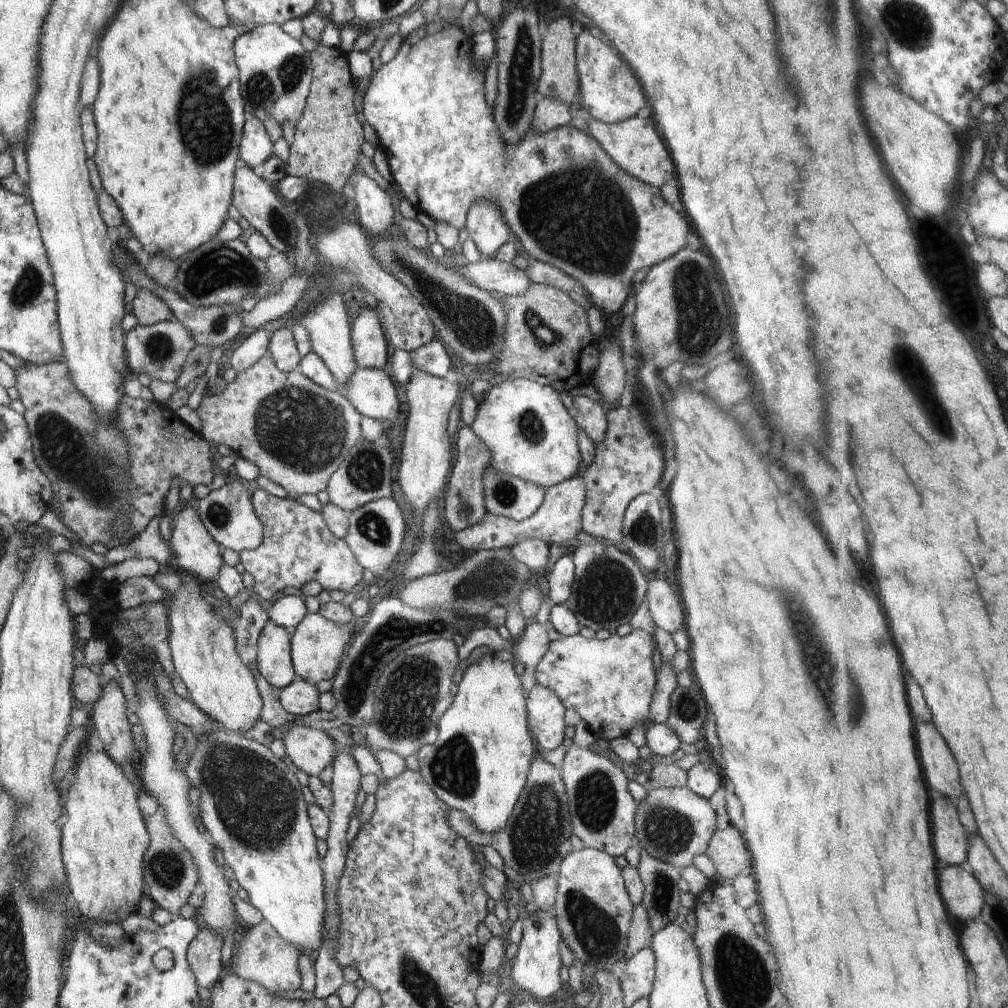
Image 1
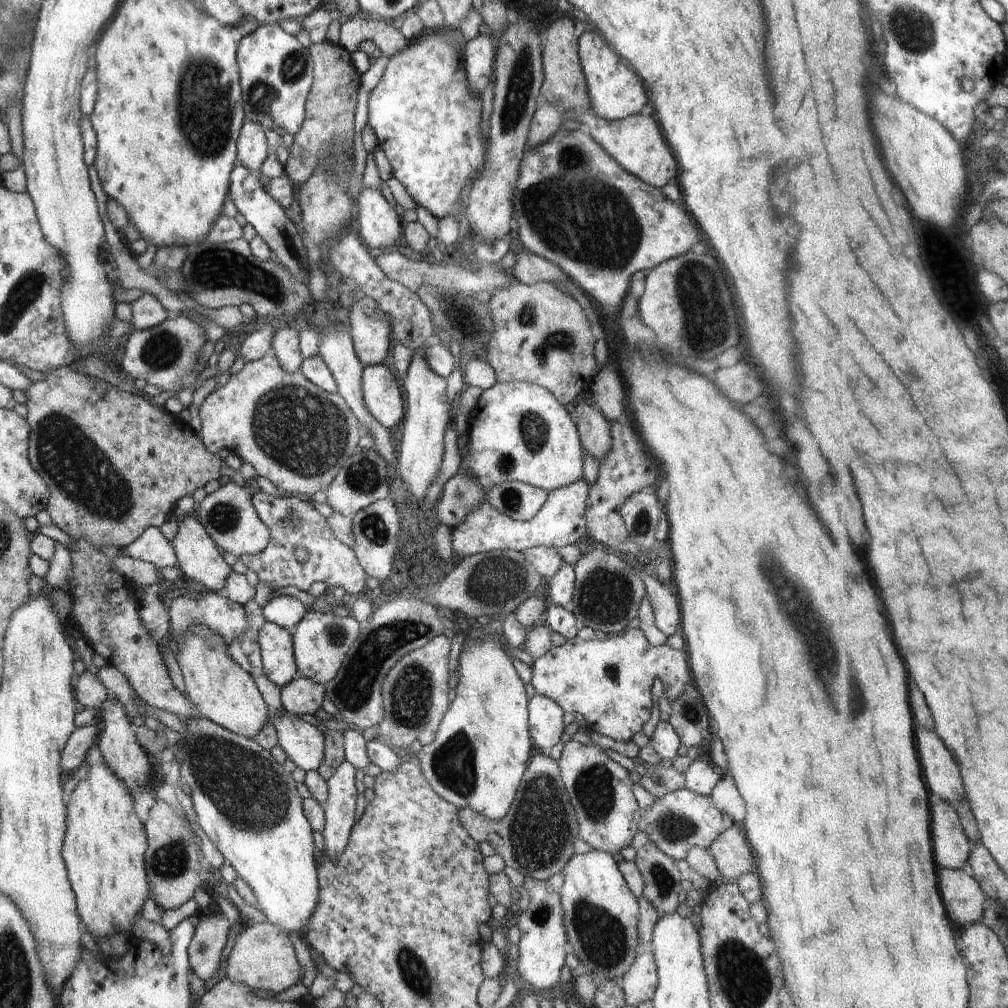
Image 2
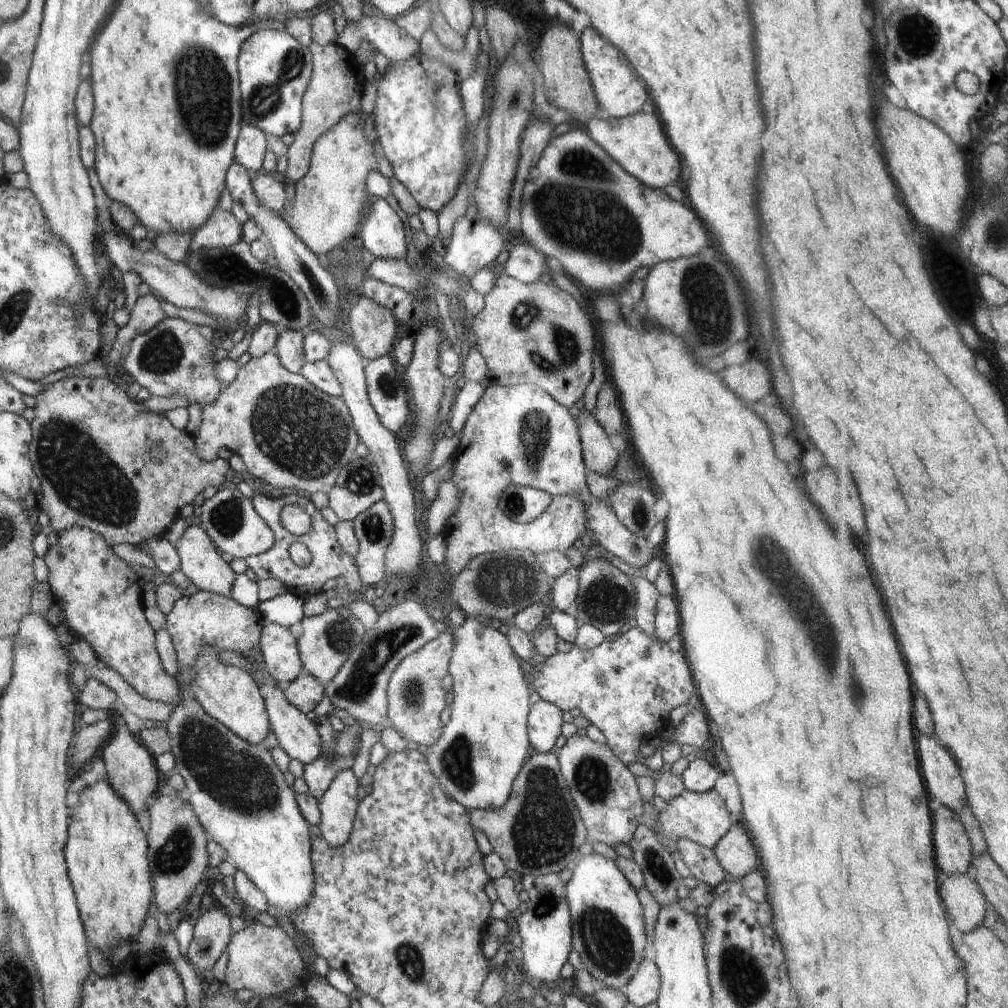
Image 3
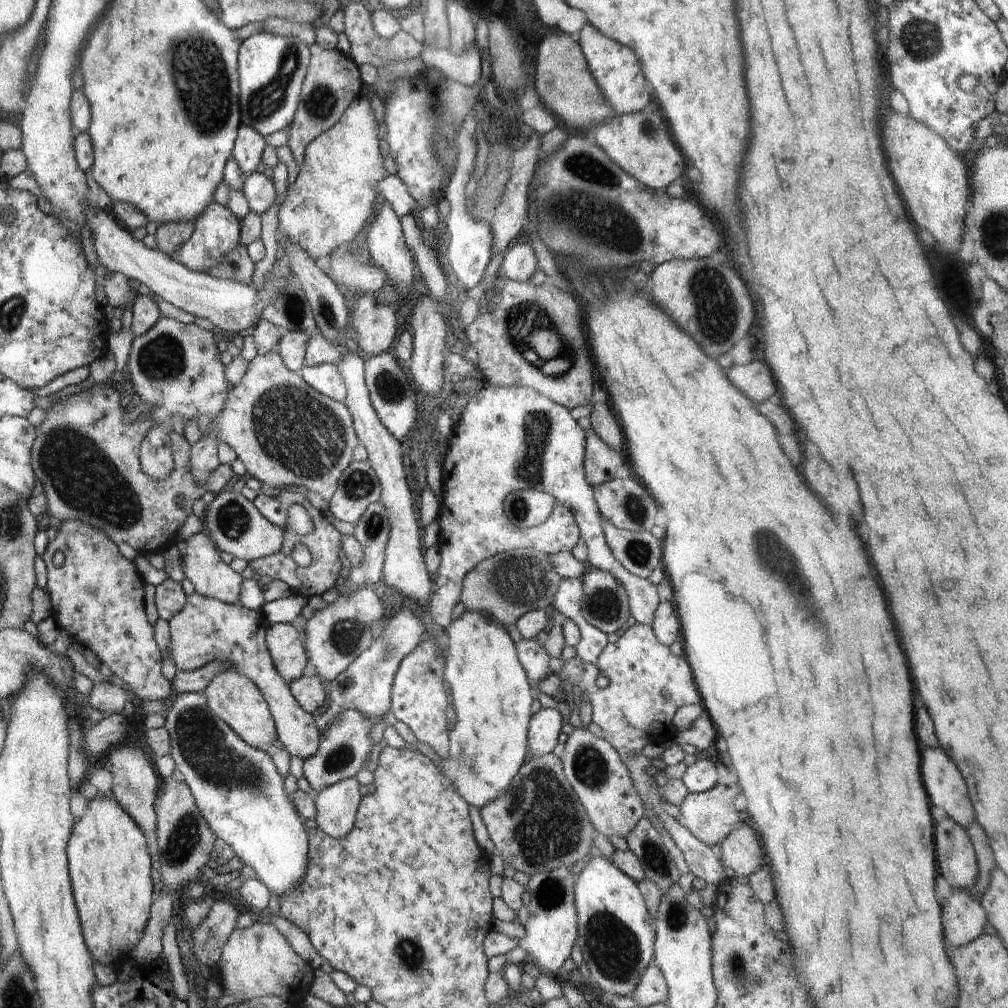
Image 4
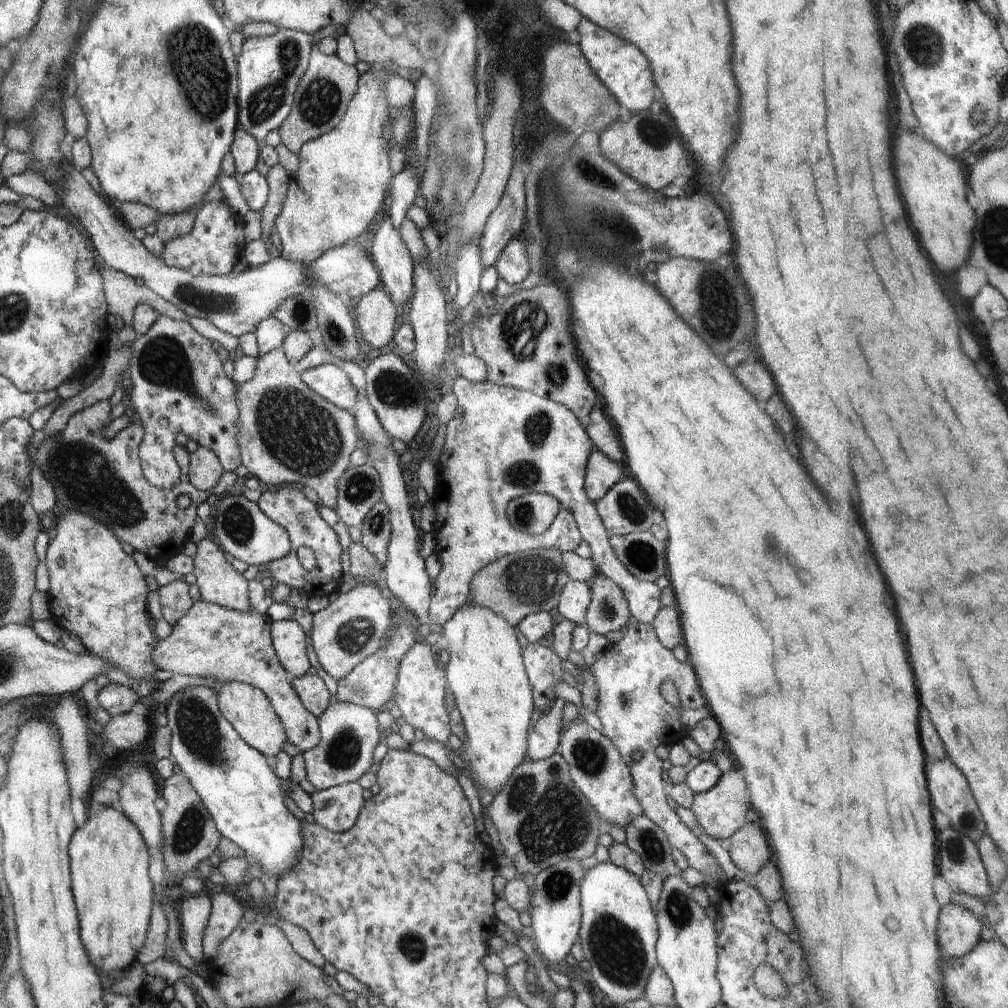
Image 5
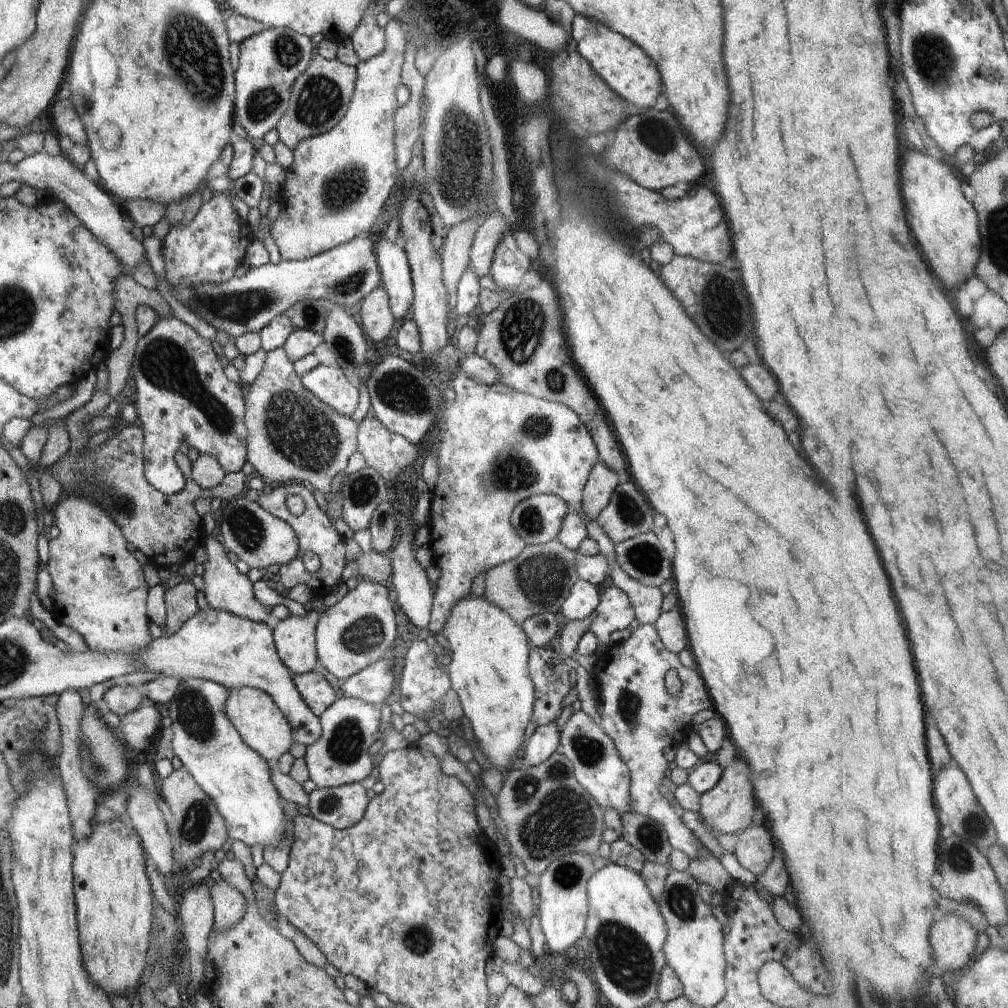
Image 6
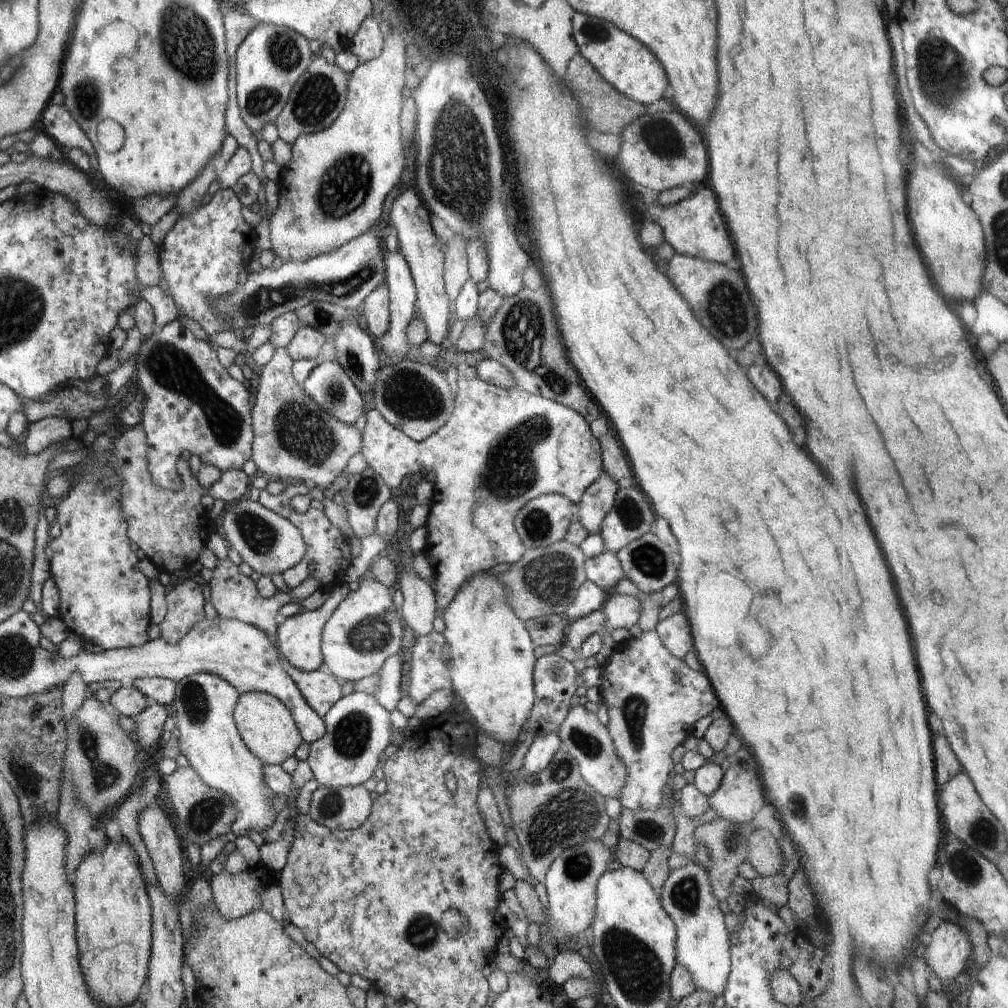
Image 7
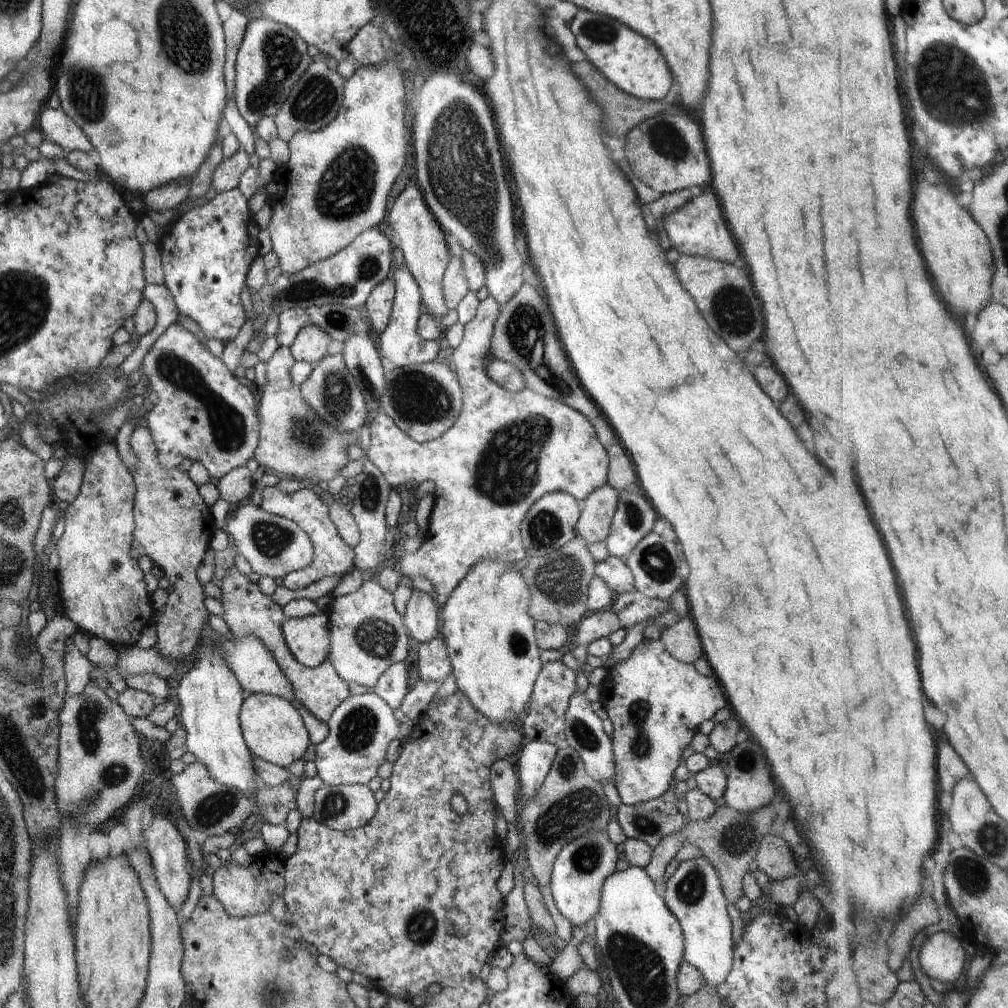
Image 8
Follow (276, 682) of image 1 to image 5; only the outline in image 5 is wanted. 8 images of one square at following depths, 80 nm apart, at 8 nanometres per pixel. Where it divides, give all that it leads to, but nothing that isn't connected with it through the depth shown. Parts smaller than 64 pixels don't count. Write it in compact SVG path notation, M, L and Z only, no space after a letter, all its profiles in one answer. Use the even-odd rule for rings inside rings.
M294 619L272 621L270 624L270 636L276 658L278 658L280 666L286 670L290 677L298 678L307 675L311 667L308 660L310 653L306 650L306 644L308 644L308 642L306 642L306 632L304 632L302 626L300 626L300 624Z

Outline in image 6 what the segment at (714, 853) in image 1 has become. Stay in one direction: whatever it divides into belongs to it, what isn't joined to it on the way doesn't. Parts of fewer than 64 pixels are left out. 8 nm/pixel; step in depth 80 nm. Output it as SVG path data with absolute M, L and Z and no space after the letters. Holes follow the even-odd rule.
M752 824L736 834L734 853L738 864L754 876L762 876L775 856L776 843L769 829Z

